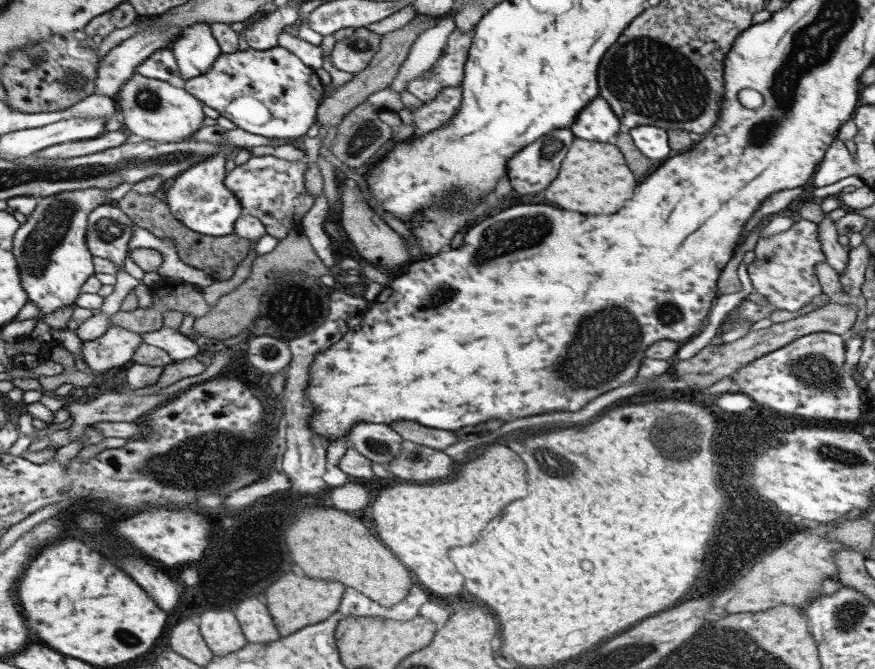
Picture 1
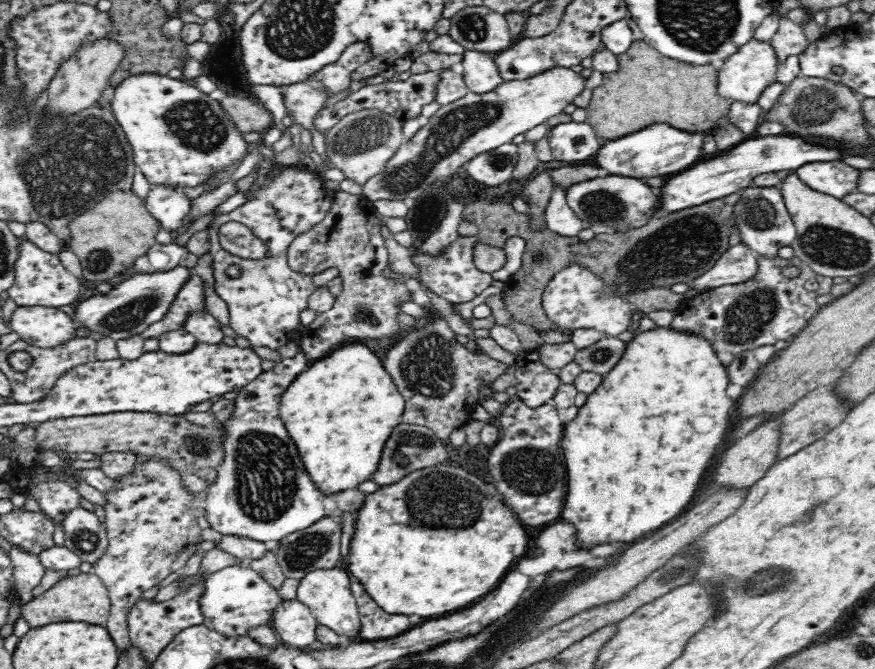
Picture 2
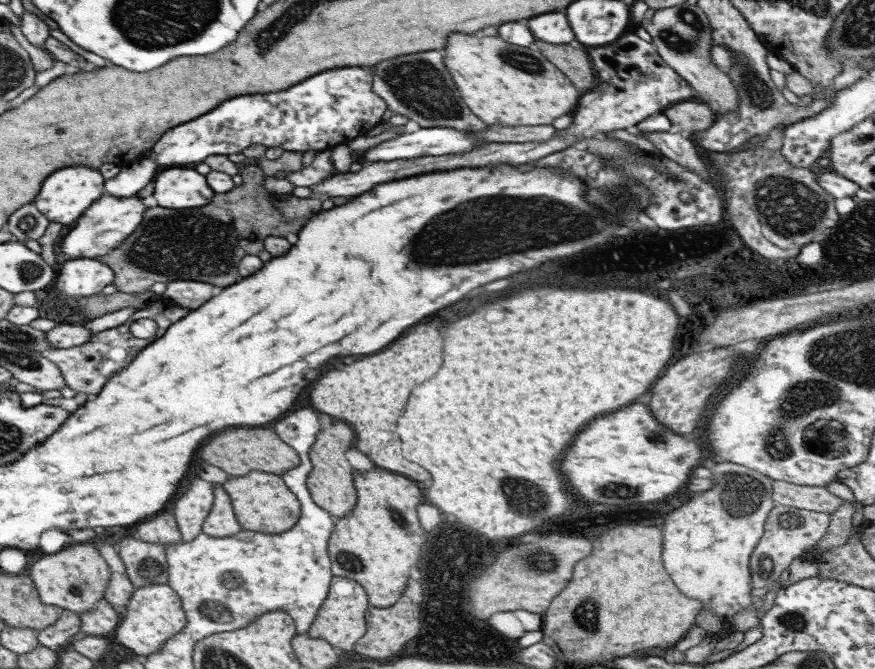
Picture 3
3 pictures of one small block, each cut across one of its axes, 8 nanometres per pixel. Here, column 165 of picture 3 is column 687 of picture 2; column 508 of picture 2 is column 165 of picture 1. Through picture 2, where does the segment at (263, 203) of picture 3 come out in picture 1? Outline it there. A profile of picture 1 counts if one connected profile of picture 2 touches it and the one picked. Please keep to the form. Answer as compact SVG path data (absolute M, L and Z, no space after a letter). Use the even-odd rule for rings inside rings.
M130 190L124 194L124 198L116 202L116 205L140 228L149 230L158 238L170 237L174 239L177 244L177 254L181 261L184 261L188 266L207 272L218 281L227 281L232 278L235 268L247 256L251 246L250 240L242 238L236 233L225 237L207 237L204 233L190 230L171 213L165 202L152 195L136 194ZM161 276L161 279L153 286L149 286L152 296L152 306L143 309L138 307L134 311L118 311L111 317L111 324L121 326L130 332L142 334L143 332L154 332L163 327L162 314L169 310L176 312L188 313L198 317L203 317L209 310L210 306L203 299L203 293L198 290L197 285L187 283L180 279L167 279Z

